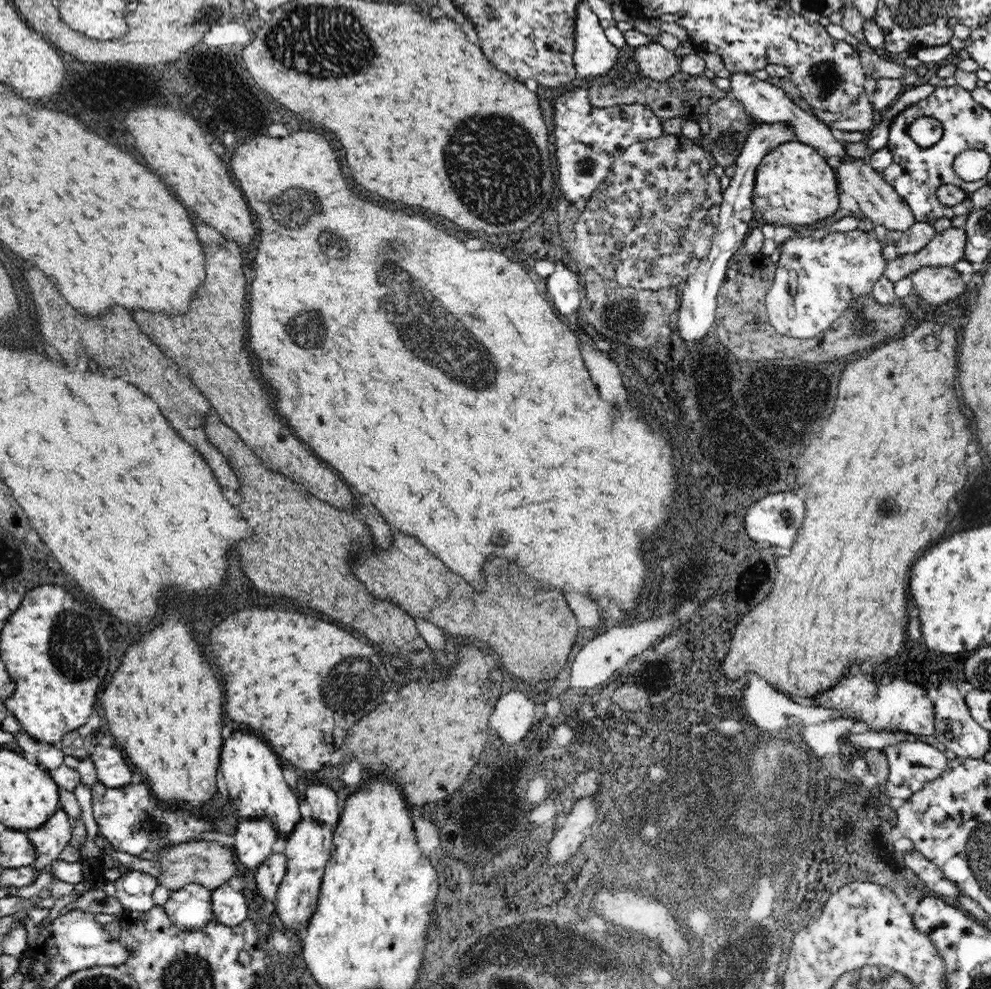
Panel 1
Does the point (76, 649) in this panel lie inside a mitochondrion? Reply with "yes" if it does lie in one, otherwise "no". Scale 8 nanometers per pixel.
yes

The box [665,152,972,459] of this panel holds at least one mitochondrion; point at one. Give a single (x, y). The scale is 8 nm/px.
(862, 307)

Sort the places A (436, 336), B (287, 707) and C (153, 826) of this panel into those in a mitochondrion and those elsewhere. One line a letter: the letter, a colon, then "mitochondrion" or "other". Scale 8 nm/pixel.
A: mitochondrion
B: other
C: mitochondrion

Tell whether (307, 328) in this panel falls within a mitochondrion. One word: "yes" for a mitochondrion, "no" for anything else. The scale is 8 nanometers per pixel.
yes

